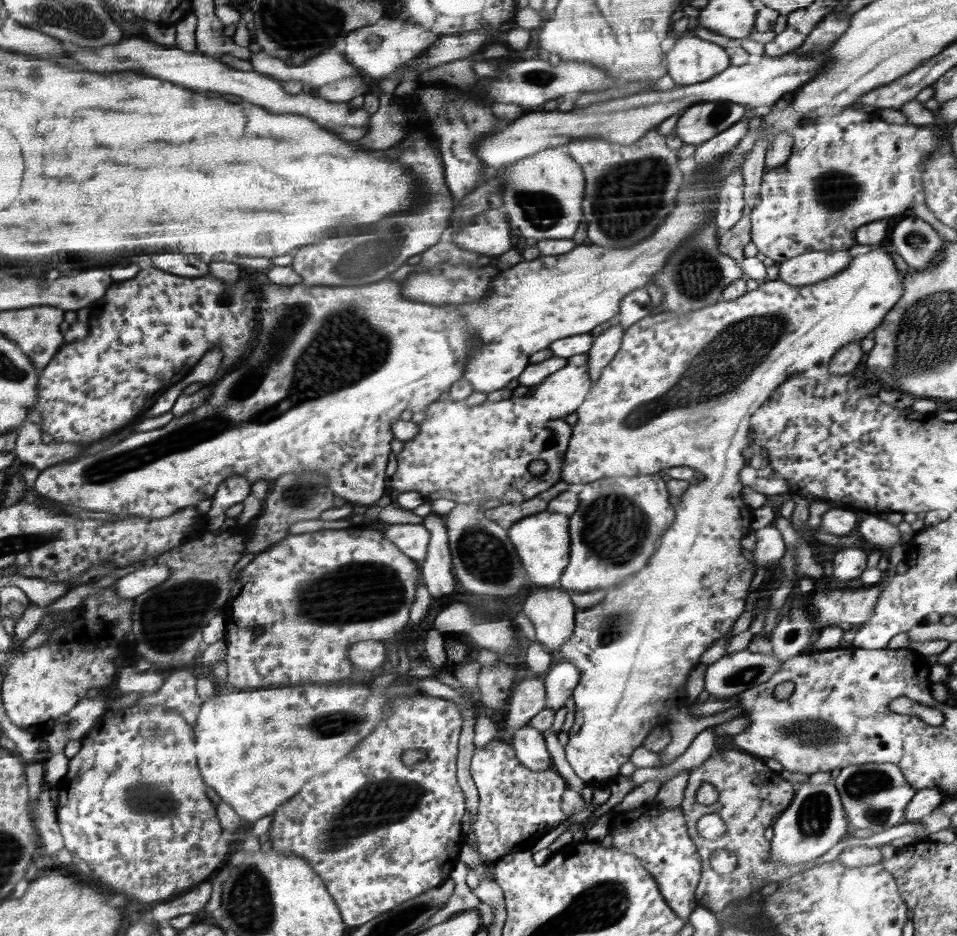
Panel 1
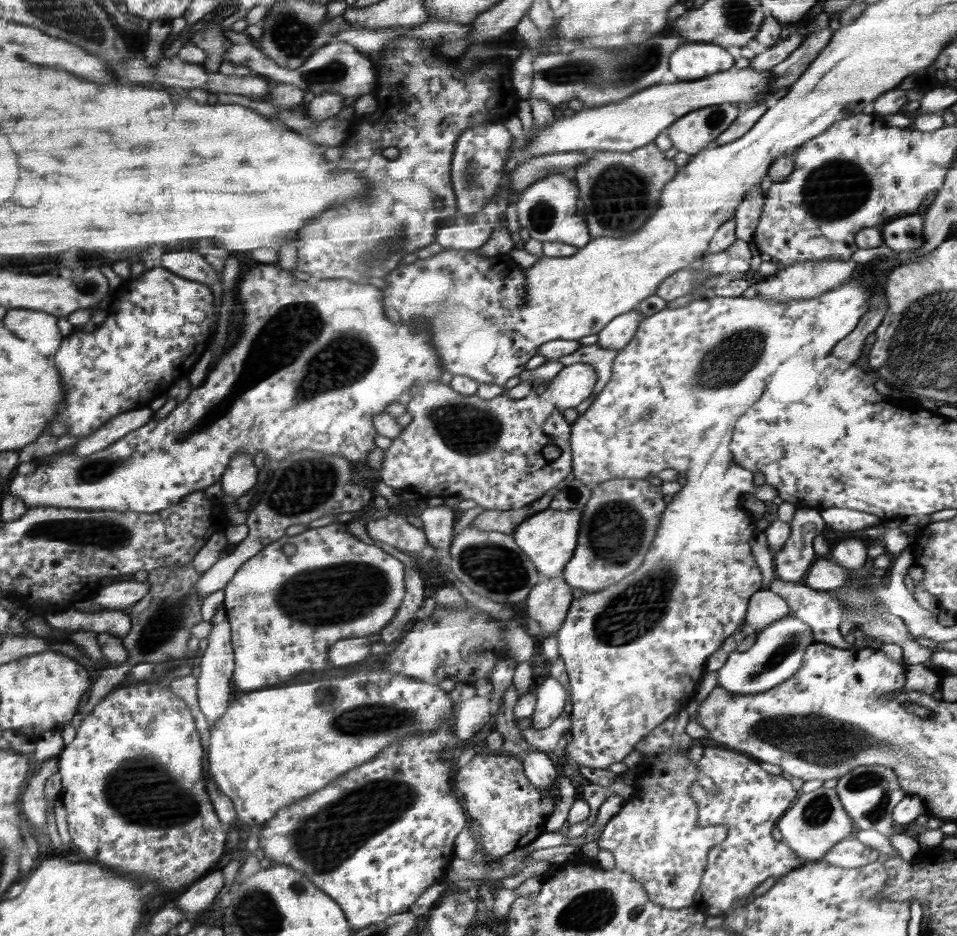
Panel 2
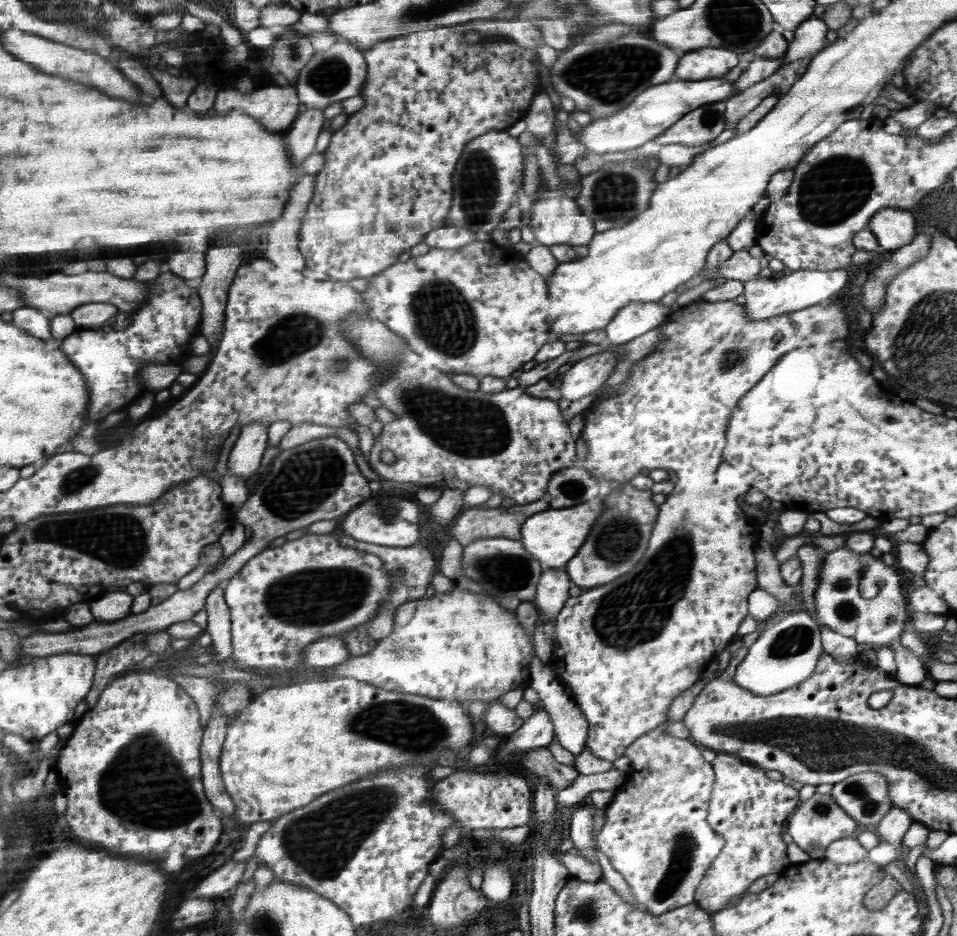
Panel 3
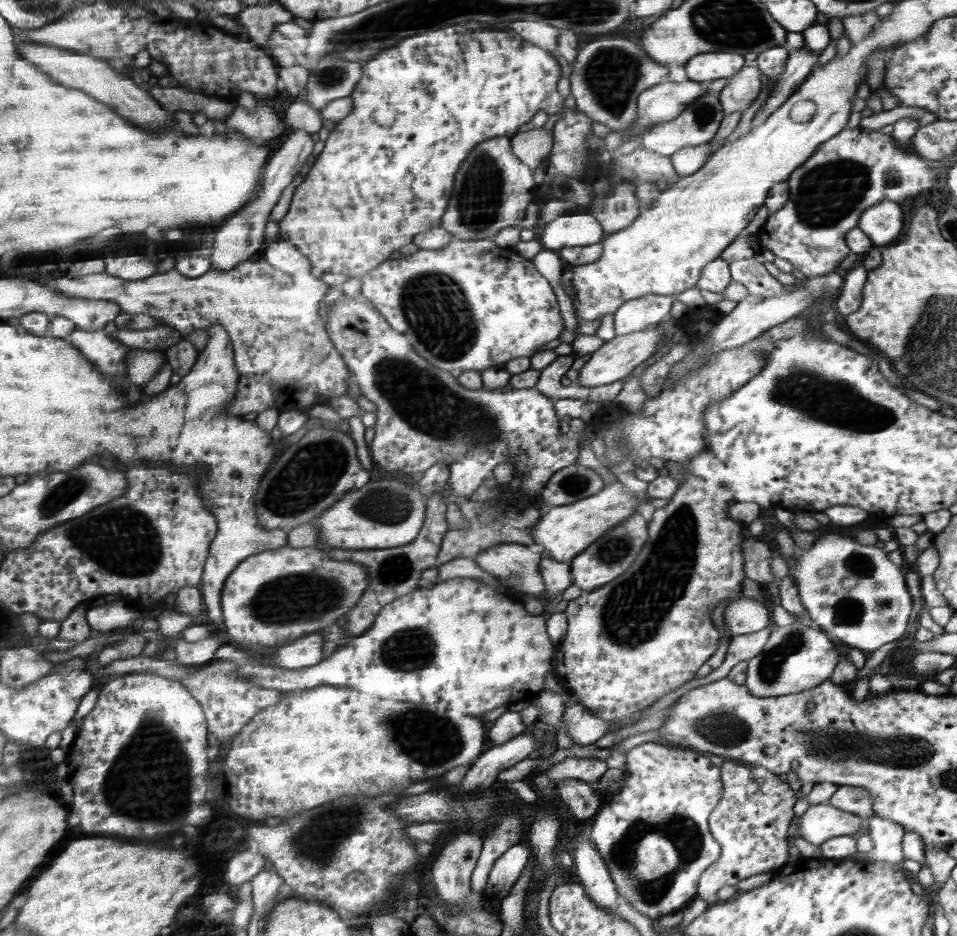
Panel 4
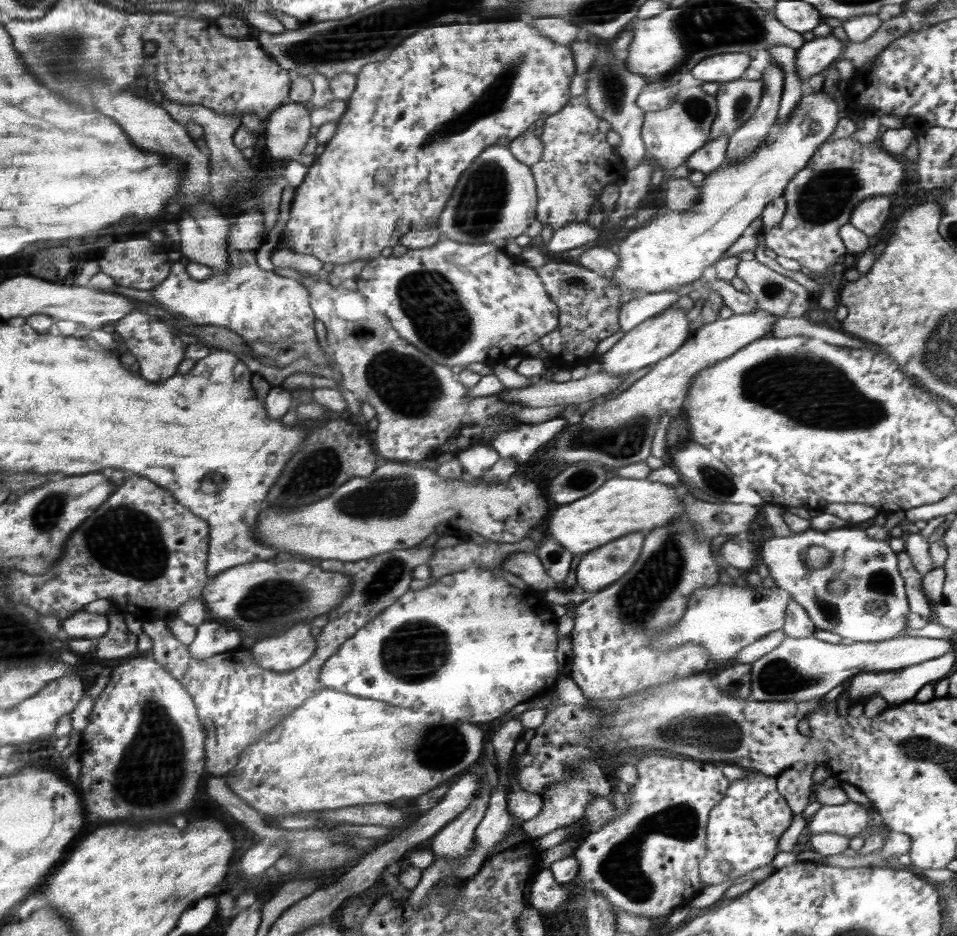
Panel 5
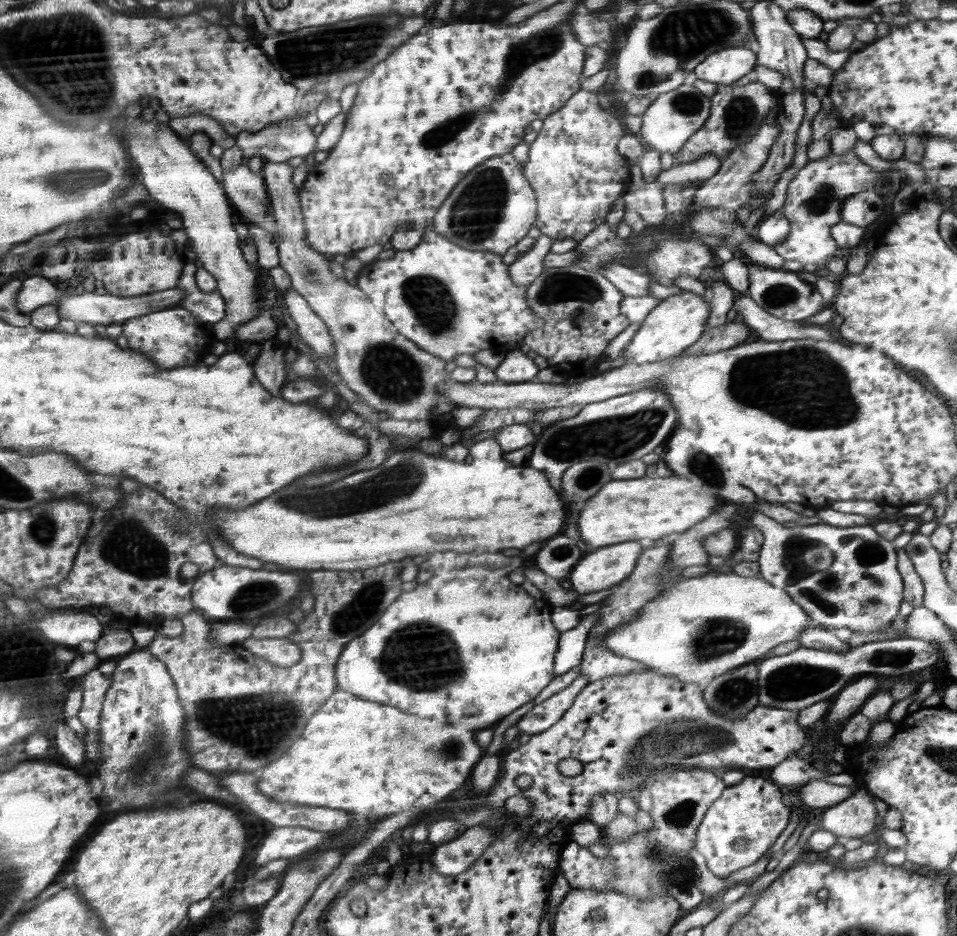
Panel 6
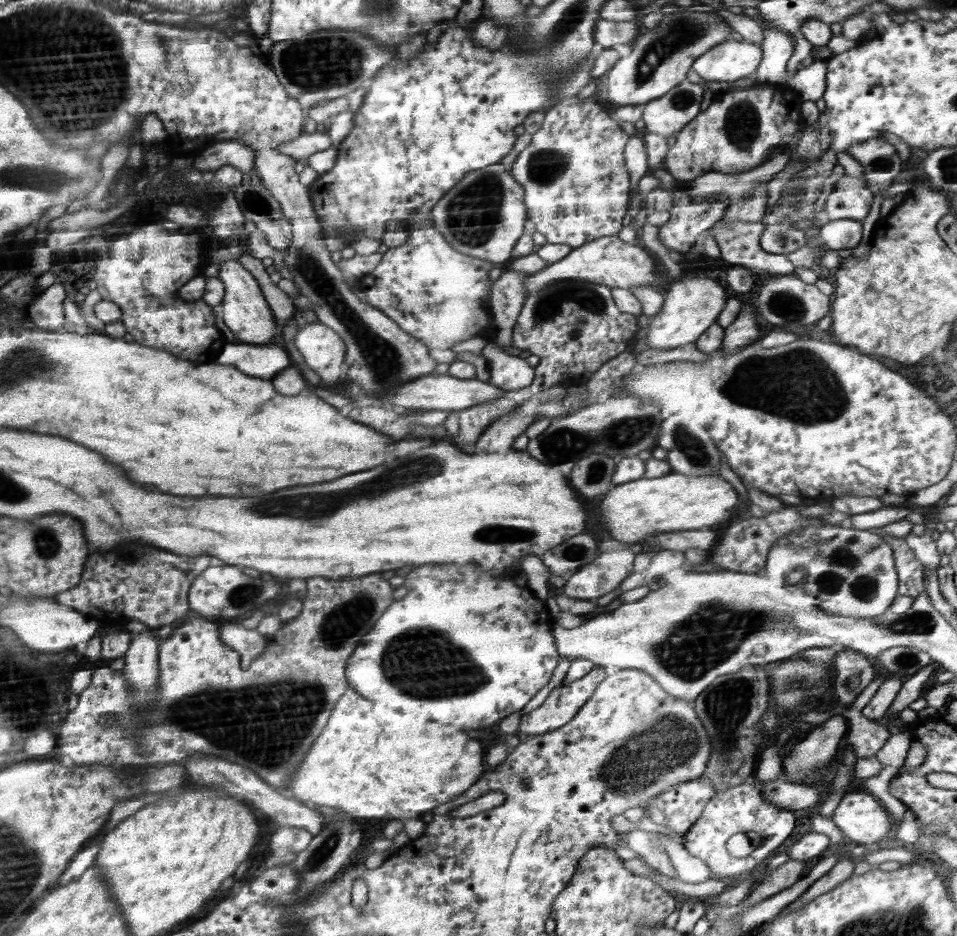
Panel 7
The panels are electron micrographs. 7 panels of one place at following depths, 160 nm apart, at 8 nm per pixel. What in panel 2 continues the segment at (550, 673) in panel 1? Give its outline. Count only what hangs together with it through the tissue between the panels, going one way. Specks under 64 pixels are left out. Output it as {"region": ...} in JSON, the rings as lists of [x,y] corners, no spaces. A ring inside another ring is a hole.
{"region":[[[552,675],[545,676],[544,681],[536,684],[534,689],[537,693],[537,704],[535,714],[529,720],[534,730],[540,730],[549,727],[561,716],[568,694]]]}

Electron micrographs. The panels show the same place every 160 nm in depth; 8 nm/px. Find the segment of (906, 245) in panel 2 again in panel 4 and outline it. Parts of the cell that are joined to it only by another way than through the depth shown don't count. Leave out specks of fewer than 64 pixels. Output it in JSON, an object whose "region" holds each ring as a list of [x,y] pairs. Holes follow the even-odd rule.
{"region":[[[884,201],[870,207],[866,216],[862,214],[857,227],[876,244],[888,244],[900,236],[904,228],[904,214],[902,208],[894,201]]]}

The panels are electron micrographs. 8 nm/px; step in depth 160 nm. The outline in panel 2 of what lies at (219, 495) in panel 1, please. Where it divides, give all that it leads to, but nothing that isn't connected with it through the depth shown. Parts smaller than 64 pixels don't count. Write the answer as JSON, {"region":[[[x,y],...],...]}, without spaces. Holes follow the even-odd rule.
{"region":[[[244,452],[234,458],[231,466],[225,472],[220,480],[222,485],[222,494],[229,494],[235,500],[247,494],[247,492],[256,484],[256,478],[259,472]]]}

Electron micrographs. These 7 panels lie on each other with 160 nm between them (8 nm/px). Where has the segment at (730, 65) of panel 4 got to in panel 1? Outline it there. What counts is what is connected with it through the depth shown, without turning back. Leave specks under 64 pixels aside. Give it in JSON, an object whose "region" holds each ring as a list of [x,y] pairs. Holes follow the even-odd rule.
{"region":[[[686,34],[677,40],[674,48],[666,54],[666,60],[668,60],[670,78],[678,85],[704,83],[705,80],[712,79],[714,75],[720,74],[724,68],[731,65],[731,58],[728,58],[728,54],[724,52],[724,47],[713,42],[704,42],[692,34]]]}

